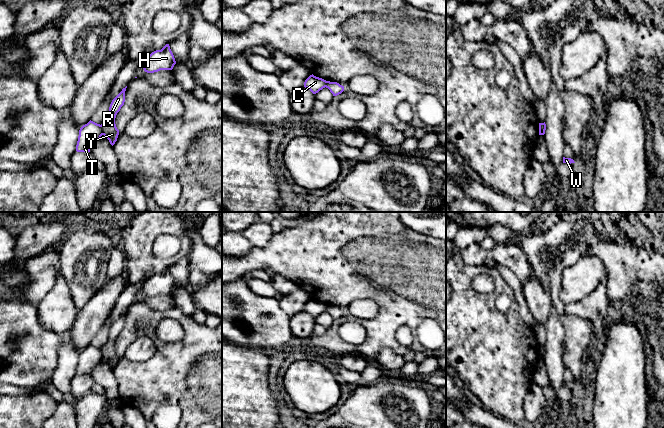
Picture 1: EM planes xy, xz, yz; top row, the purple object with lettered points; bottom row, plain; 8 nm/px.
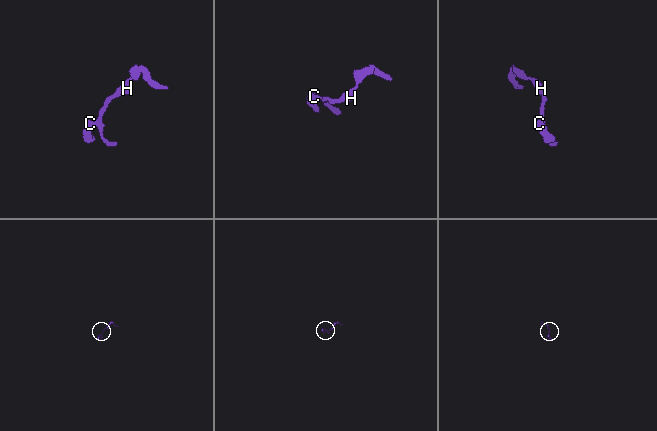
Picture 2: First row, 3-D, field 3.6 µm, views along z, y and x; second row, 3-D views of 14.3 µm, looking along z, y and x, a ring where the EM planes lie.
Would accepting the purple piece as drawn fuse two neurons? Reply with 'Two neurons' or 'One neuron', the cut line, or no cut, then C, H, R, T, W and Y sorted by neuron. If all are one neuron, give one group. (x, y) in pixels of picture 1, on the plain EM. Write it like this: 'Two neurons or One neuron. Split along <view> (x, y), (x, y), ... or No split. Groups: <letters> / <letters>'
Two neurons. Split along xy (100, 349), (103, 358). Groups: C T W / H R Y

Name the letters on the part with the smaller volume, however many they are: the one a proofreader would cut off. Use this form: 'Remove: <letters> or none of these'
Remove: C, T, W

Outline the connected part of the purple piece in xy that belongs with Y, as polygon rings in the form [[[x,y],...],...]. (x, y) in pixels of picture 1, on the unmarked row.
[[[127,310],[123,312],[122,315],[112,324],[108,340],[101,348],[102,358],[109,364],[112,370],[117,365],[119,359],[119,354],[115,348],[115,342],[121,331],[124,329],[126,312]]]

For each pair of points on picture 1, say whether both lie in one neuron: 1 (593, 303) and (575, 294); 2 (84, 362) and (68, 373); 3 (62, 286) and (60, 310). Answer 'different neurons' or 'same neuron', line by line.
1: different neurons
2: different neurons
3: same neuron

